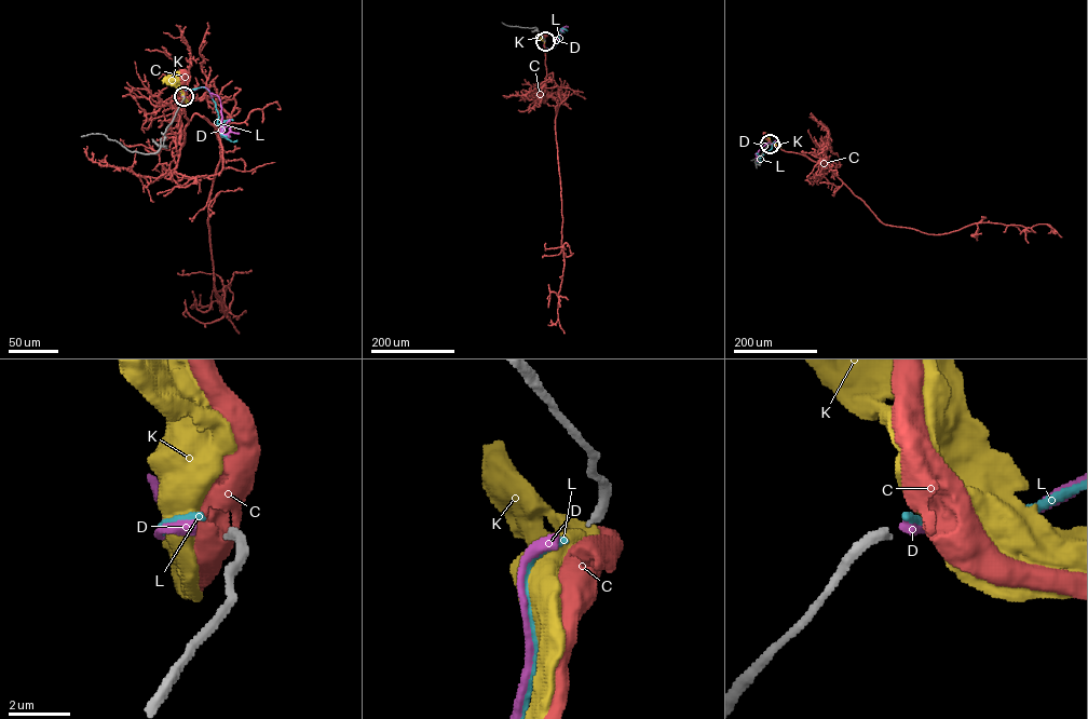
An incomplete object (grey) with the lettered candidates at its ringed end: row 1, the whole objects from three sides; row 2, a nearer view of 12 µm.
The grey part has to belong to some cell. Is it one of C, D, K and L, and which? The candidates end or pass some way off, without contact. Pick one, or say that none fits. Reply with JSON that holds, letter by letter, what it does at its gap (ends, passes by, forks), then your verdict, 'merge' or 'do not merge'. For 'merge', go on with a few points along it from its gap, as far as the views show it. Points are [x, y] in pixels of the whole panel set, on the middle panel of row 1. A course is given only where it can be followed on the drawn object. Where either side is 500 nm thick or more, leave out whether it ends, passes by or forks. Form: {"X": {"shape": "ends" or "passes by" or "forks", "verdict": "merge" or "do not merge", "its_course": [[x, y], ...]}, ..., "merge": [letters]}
{"C": {"verdict": "do not merge"}, "D": {"shape": "ends", "verdict": "merge", "its_course": [[544, 41], [544, 48], [554, 48], [560, 29], [568, 27]]}, "K": {"verdict": "do not merge"}, "L": {"shape": "ends", "verdict": "do not merge"}, "merge": ["D"]}

